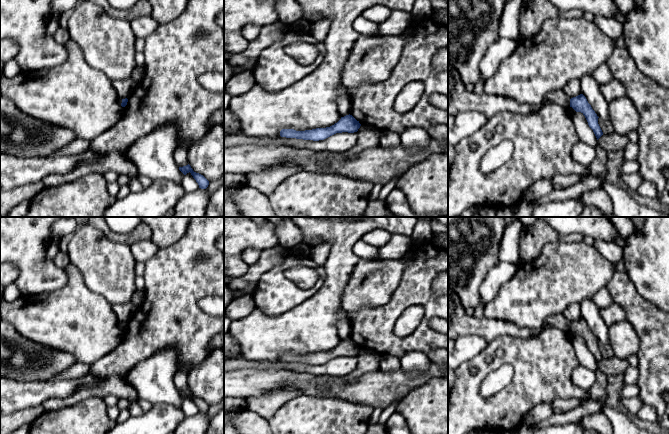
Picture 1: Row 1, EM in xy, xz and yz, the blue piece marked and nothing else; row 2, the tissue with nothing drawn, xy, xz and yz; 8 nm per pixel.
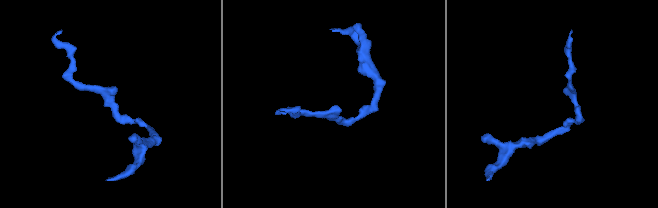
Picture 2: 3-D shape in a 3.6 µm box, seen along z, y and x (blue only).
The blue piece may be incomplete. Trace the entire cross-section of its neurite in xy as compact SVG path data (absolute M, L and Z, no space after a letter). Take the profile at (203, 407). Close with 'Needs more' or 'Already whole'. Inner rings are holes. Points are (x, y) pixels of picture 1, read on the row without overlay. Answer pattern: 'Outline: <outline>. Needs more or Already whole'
Outline: M188 388L186 390L183 391L179 391L179 394L186 399L187 397L191 397L191 399L193 400L193 402L196 404L196 406L199 409L199 412L201 413L206 413L209 409L209 405L201 398L196 397L193 395L193 393L191 392L191 390Z. Already whole

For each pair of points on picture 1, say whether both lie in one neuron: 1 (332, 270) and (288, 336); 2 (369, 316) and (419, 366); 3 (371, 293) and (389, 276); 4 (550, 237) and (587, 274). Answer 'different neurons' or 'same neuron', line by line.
1: same neuron
2: different neurons
3: same neuron
4: different neurons

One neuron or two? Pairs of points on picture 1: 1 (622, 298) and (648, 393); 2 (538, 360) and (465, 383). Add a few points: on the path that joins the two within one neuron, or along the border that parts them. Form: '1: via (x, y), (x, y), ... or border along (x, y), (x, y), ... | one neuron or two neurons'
1: via (646, 322), (651, 327), (651, 369) | one neuron
2: via (520, 360), (502, 360), (483, 371) | one neuron

